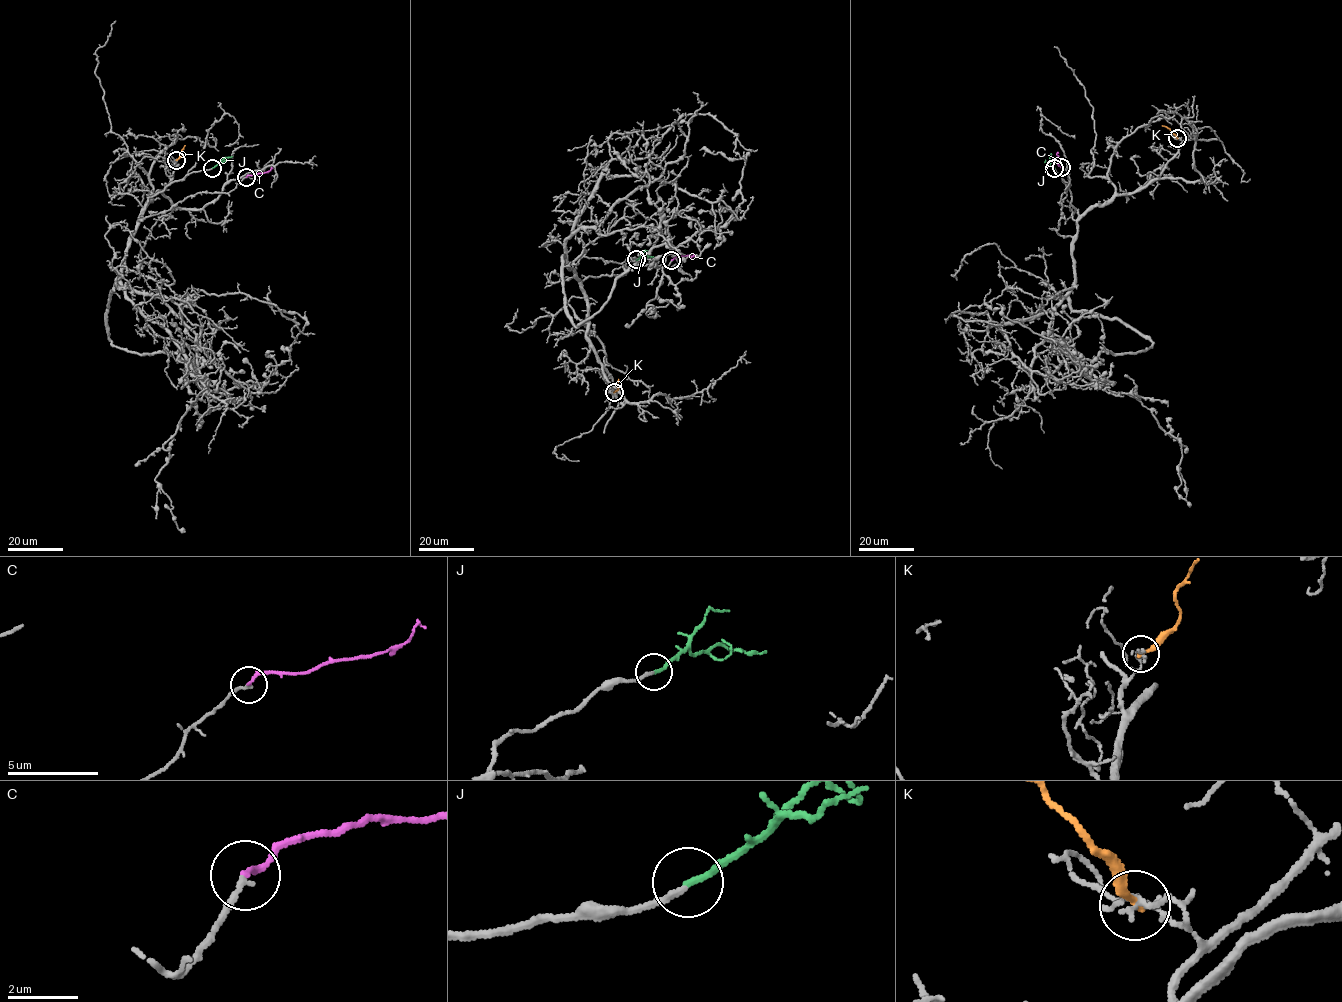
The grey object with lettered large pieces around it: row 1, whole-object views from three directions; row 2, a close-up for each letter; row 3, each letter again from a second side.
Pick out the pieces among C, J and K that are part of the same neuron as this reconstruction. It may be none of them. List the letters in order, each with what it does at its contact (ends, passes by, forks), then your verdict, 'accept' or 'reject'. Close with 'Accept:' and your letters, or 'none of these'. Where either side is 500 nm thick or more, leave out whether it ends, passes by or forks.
C: it ends | accept
J: it ends | accept
K: it ends | reject
Accept: C, J

